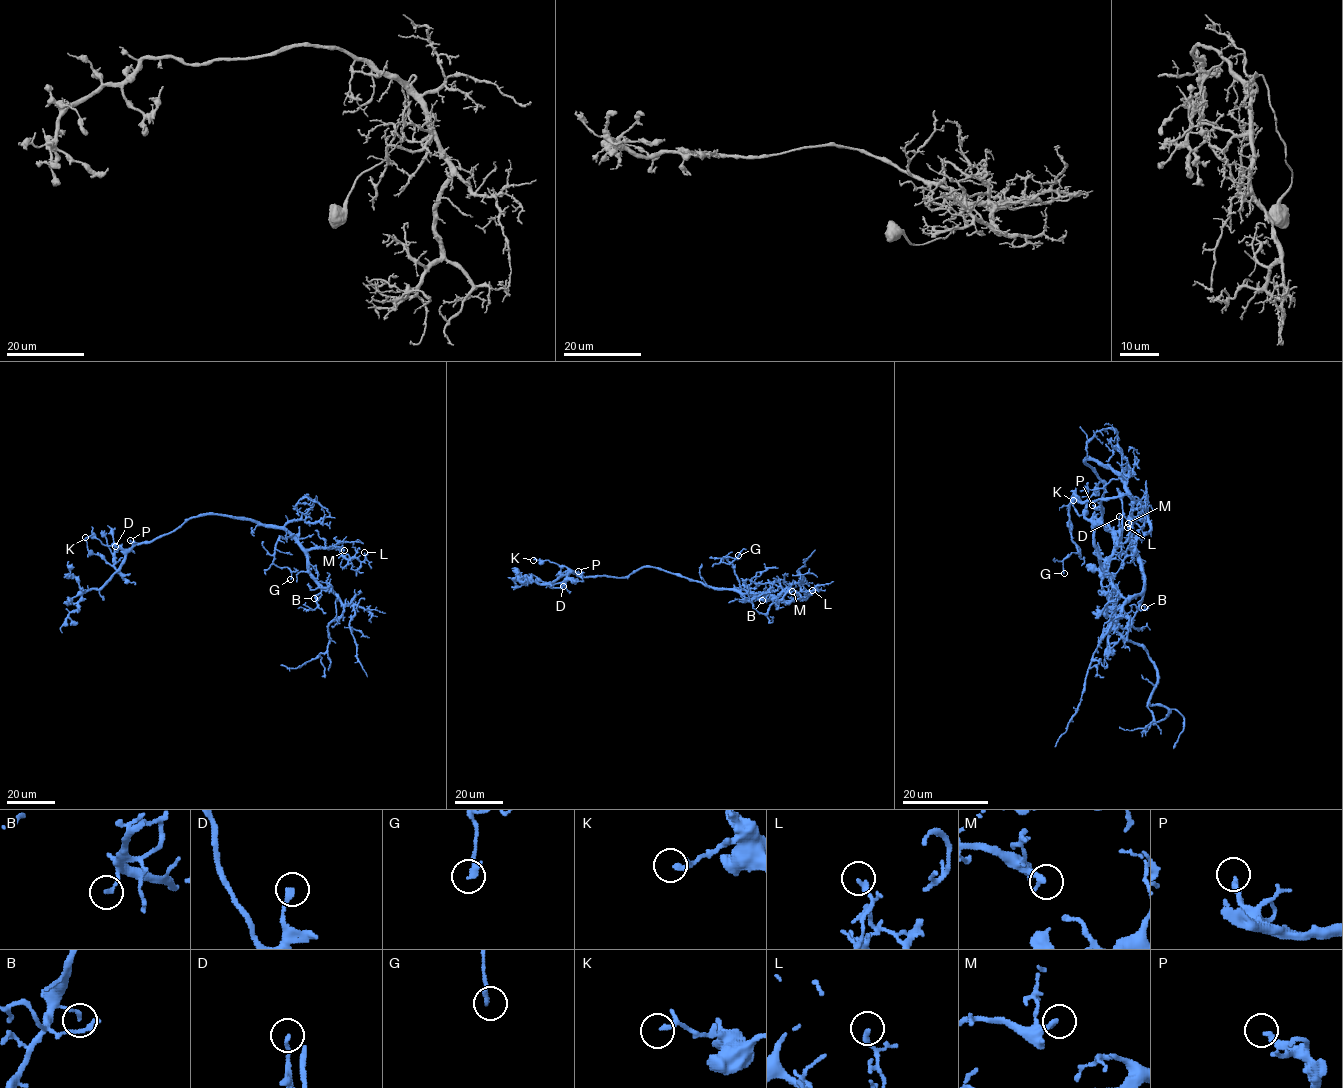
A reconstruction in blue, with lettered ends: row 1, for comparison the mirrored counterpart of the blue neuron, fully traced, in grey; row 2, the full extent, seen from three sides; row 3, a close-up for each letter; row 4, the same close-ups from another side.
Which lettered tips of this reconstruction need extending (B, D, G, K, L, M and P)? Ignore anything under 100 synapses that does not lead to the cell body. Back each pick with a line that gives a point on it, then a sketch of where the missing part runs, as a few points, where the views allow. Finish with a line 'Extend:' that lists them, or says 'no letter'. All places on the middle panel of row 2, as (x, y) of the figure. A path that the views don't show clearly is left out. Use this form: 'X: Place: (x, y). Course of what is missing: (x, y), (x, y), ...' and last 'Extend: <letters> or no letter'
Extend: no letter

